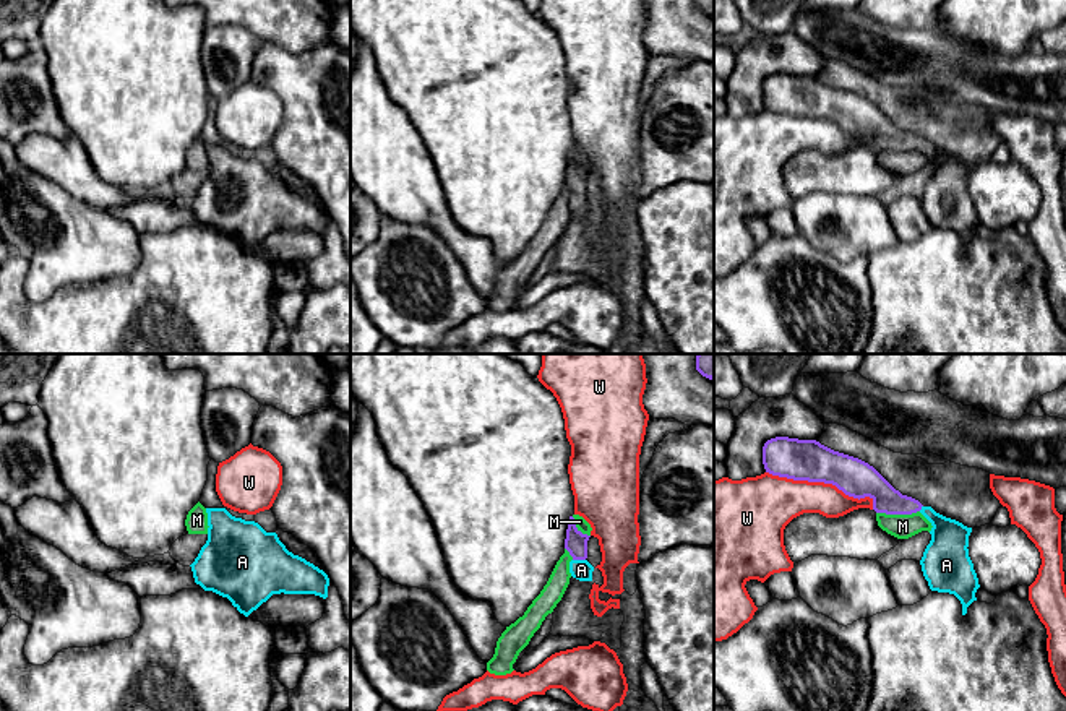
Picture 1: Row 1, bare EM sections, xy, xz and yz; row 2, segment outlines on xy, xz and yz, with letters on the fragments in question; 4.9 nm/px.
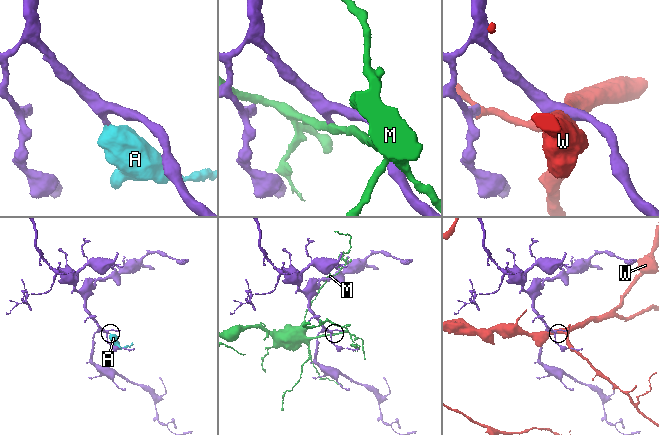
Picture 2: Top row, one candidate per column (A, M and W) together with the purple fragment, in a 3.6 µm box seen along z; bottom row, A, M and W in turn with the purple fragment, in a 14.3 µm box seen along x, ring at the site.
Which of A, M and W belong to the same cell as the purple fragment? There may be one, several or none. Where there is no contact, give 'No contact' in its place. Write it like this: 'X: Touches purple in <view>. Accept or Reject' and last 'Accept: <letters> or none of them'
A: Touches purple in xz. Accept
M: Touches purple in yz. Reject
W: Touches purple in yz. Reject
Accept: A

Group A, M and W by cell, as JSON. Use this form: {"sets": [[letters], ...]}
{"sets": [["A"], ["M"], ["W"]]}

